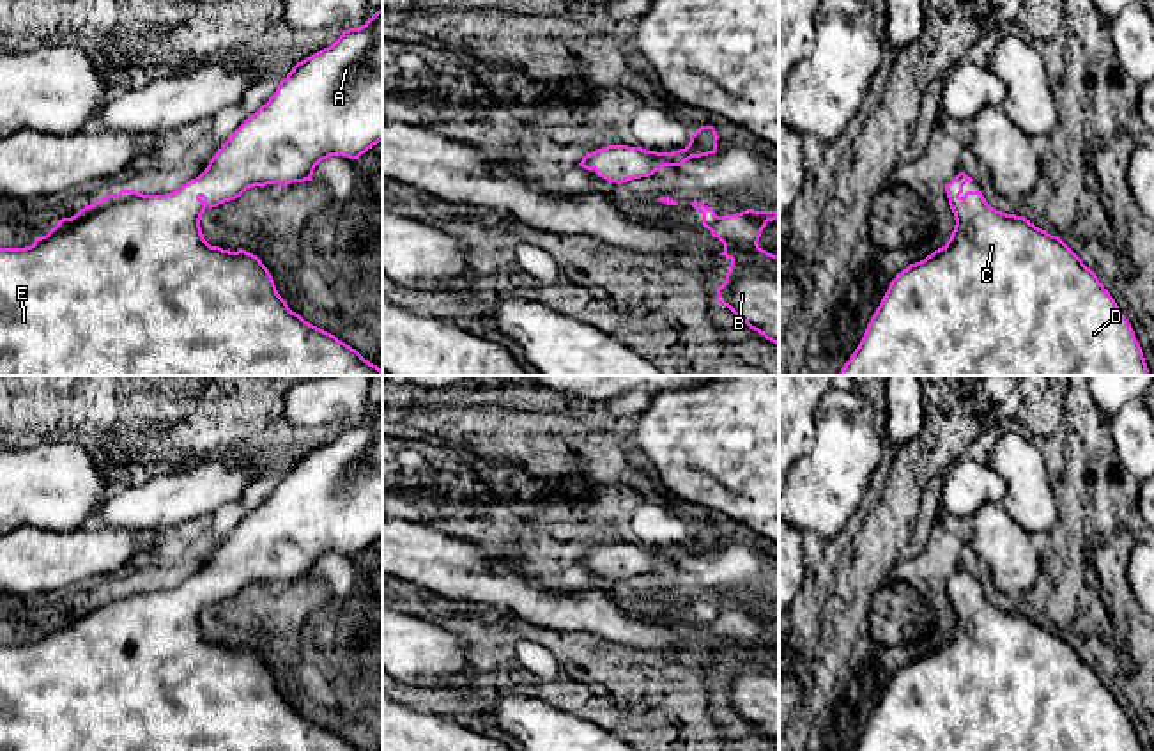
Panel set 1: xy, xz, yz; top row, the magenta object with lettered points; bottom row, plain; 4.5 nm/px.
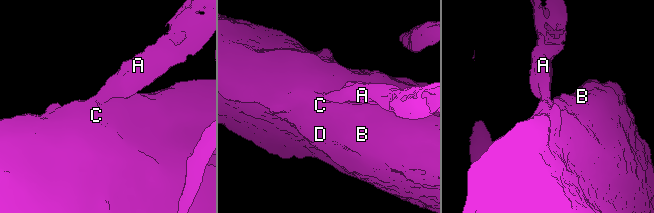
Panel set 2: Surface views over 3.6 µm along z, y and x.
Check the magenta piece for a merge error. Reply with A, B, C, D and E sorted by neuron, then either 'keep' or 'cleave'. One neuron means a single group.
A B C D E; keep

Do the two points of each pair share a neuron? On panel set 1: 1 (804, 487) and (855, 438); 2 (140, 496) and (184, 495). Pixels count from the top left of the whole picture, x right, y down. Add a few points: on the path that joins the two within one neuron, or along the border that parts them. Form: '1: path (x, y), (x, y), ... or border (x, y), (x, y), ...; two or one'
1: path (816, 477), (843, 450); one
2: path (151, 496), (174, 496); one

